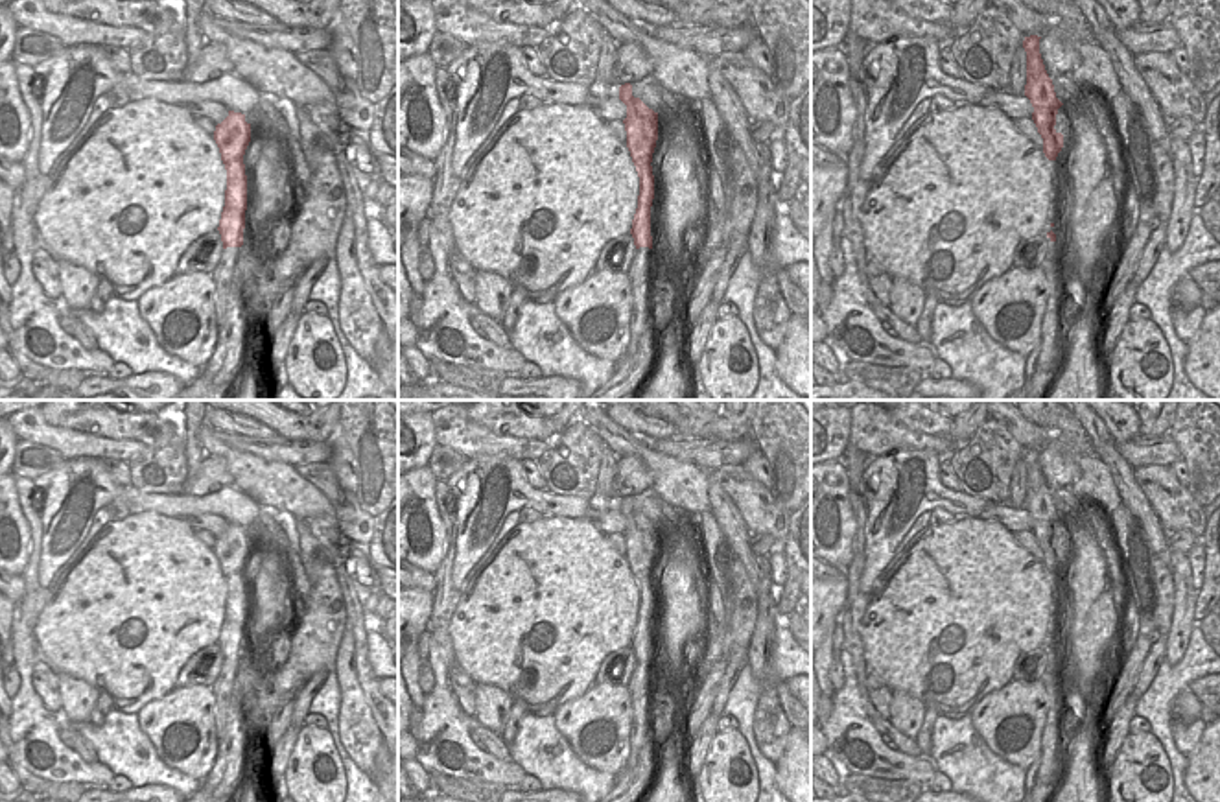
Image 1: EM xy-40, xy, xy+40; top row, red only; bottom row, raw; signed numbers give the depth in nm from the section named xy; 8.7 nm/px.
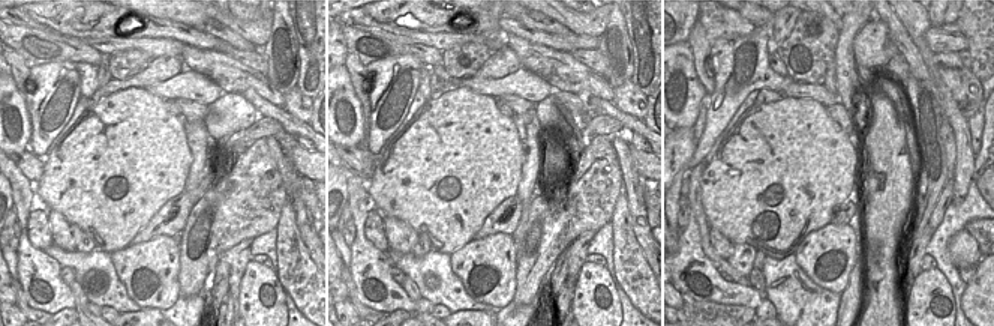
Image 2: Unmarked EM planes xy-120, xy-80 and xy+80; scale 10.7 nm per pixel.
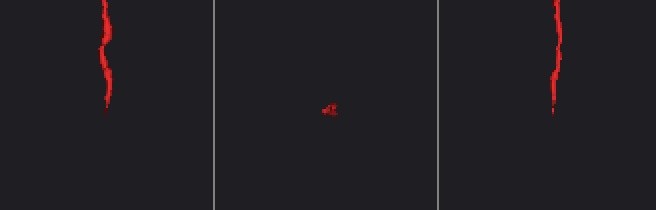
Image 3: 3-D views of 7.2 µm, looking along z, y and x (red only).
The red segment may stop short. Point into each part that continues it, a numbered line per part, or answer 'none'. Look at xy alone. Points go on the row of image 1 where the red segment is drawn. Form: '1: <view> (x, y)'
1: xy (638, 271)

